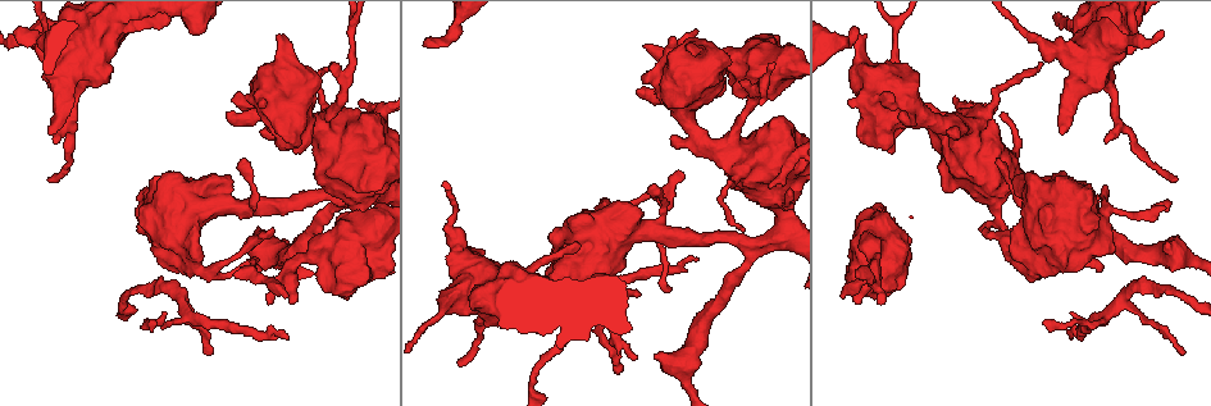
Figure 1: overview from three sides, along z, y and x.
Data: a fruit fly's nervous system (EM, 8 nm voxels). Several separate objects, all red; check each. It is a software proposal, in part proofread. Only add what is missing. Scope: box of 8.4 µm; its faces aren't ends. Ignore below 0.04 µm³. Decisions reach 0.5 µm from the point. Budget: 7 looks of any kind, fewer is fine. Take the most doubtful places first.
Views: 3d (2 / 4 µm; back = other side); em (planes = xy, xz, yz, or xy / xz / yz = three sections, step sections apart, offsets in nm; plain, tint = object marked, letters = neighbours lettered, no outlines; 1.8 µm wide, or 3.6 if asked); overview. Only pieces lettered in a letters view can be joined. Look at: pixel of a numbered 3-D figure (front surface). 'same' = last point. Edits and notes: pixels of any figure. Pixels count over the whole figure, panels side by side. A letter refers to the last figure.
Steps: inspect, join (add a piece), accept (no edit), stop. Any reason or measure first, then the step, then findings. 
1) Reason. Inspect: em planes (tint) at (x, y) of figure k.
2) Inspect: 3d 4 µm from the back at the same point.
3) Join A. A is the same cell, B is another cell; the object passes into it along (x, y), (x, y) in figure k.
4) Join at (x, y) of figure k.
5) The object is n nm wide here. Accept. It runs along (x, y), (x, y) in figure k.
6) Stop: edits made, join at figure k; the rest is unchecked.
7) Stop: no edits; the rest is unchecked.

Tapers out. Inspect: 3d 2 µm at (1070, 340) of figure 1.

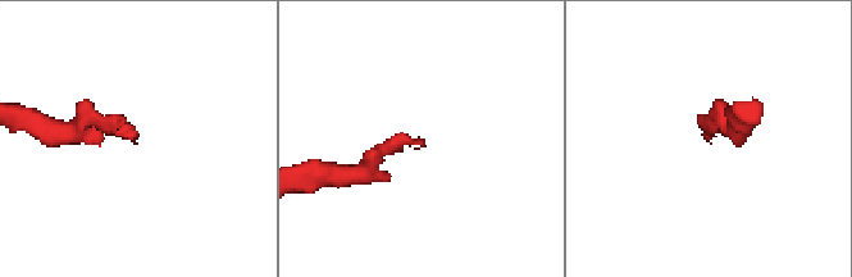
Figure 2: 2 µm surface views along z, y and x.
Inspect: em planes (letters) at (421, 142) of figure 2.

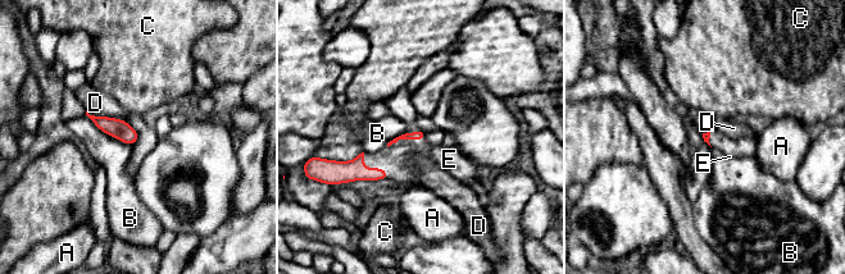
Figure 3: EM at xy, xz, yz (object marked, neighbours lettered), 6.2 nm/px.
Join E. E is the same cell, A, B, C and D are other cells; the neuron continues.

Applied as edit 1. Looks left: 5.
An open end. Inspect: 3d 2 µm at (1062, 134) of figure 1.

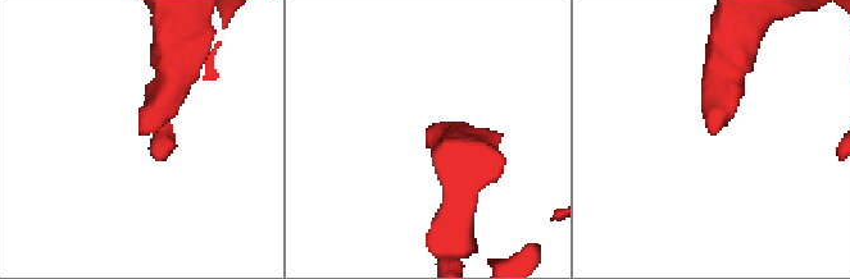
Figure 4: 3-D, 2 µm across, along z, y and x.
Shape alone is not enough. Inspect: em 3.6 µm xz step 8 (letters) at (141, 133) of figure 4.

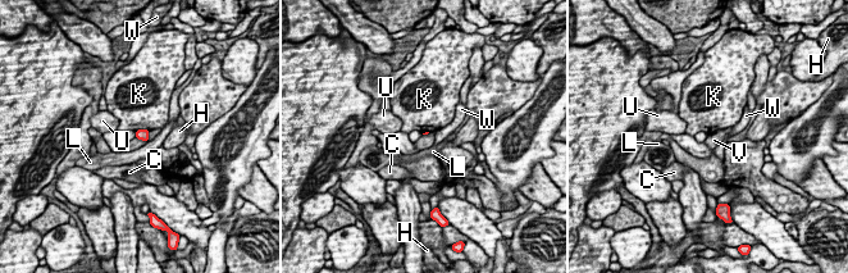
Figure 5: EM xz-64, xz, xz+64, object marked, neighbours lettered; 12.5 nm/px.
Accept. C, H, K, L, U, V and W are other cells; no lettered piece goes on from it.

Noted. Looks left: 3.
Thick turns thin. Inspect: 3d 4 µm at (352, 66) of figure 1.

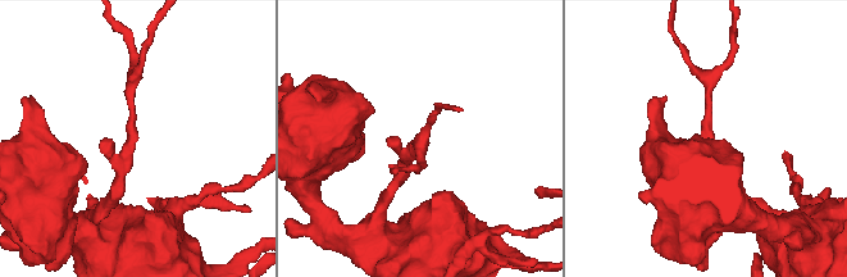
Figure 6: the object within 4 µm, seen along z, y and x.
Inspect: em xy step 4 (tint) at (129, 140) of figure 6.

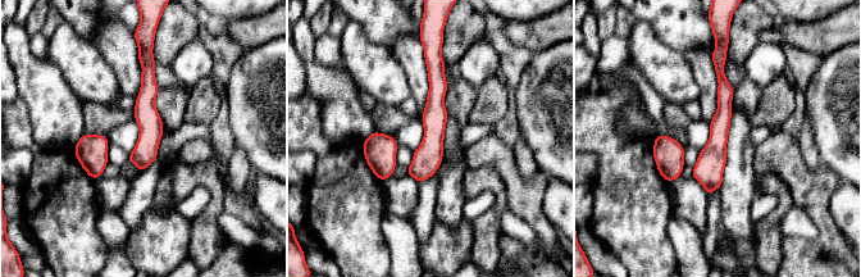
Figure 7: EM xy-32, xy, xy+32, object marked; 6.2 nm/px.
Another direction. Inspect: em planes (letters) at the same point.

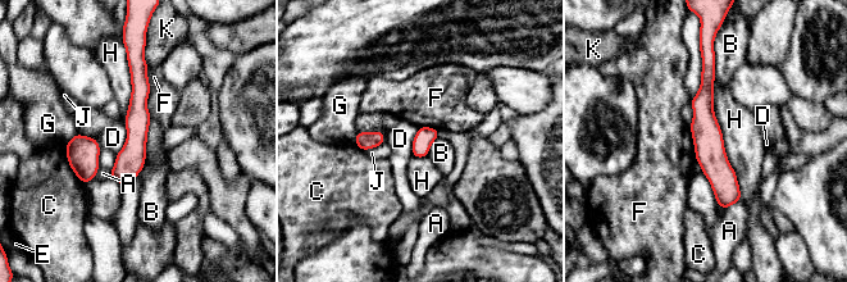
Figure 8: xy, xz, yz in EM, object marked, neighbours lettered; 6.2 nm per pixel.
The object is 120 nm wide here. Accept. A, B, C, D, E, F, G, H, J and K are other cells; it runs along (711, 64), (705, 130), (725, 204) in figure 8; none of them fits.

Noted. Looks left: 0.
Stop: edits made, join at figure 3; the rest is unchecked.

